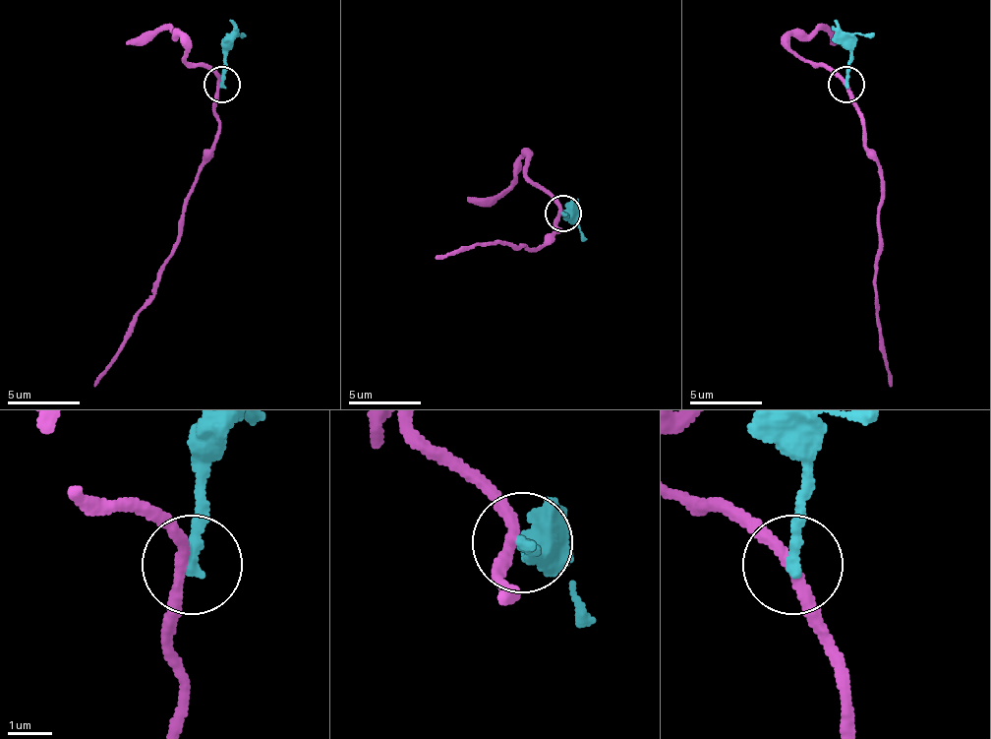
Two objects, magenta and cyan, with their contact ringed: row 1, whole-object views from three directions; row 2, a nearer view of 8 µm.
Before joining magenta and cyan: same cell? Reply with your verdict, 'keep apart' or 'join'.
keep apart

